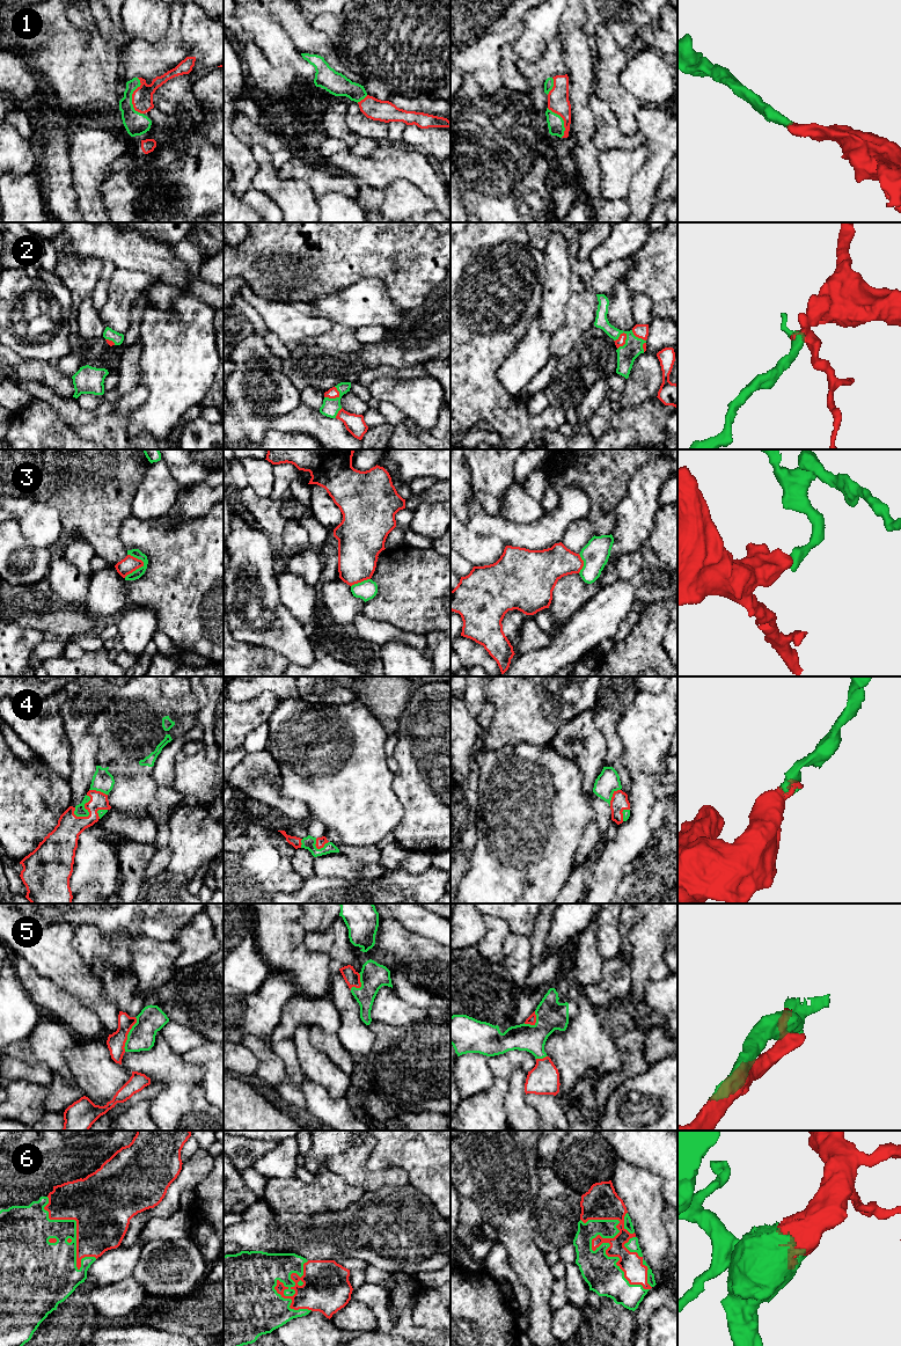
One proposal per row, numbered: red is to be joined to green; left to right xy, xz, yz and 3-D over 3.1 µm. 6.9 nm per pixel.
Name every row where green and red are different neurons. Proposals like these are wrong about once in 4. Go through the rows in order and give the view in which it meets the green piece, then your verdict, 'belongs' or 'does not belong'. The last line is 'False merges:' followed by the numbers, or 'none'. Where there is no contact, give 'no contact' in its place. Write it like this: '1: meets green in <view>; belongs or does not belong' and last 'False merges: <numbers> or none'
1: meets green in xy; belongs
2: meets green in yz; belongs
3: meets green in xy; does not belong
4: meets green in xy; belongs
5: meets green in xy; belongs
6: meets green in yz; belongs
False merges: 3

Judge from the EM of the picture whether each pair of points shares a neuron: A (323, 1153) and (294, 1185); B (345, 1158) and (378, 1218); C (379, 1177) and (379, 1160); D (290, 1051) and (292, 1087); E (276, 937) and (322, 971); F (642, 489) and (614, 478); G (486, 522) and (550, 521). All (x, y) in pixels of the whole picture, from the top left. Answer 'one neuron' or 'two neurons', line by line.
A: two neurons
B: two neurons
C: two neurons
D: one neuron
E: one neuron
F: two neurons
G: one neuron

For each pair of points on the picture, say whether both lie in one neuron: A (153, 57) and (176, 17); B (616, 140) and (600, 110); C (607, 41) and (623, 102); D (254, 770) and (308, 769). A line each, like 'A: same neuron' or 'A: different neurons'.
A: same neuron
B: same neuron
C: same neuron
D: different neurons

